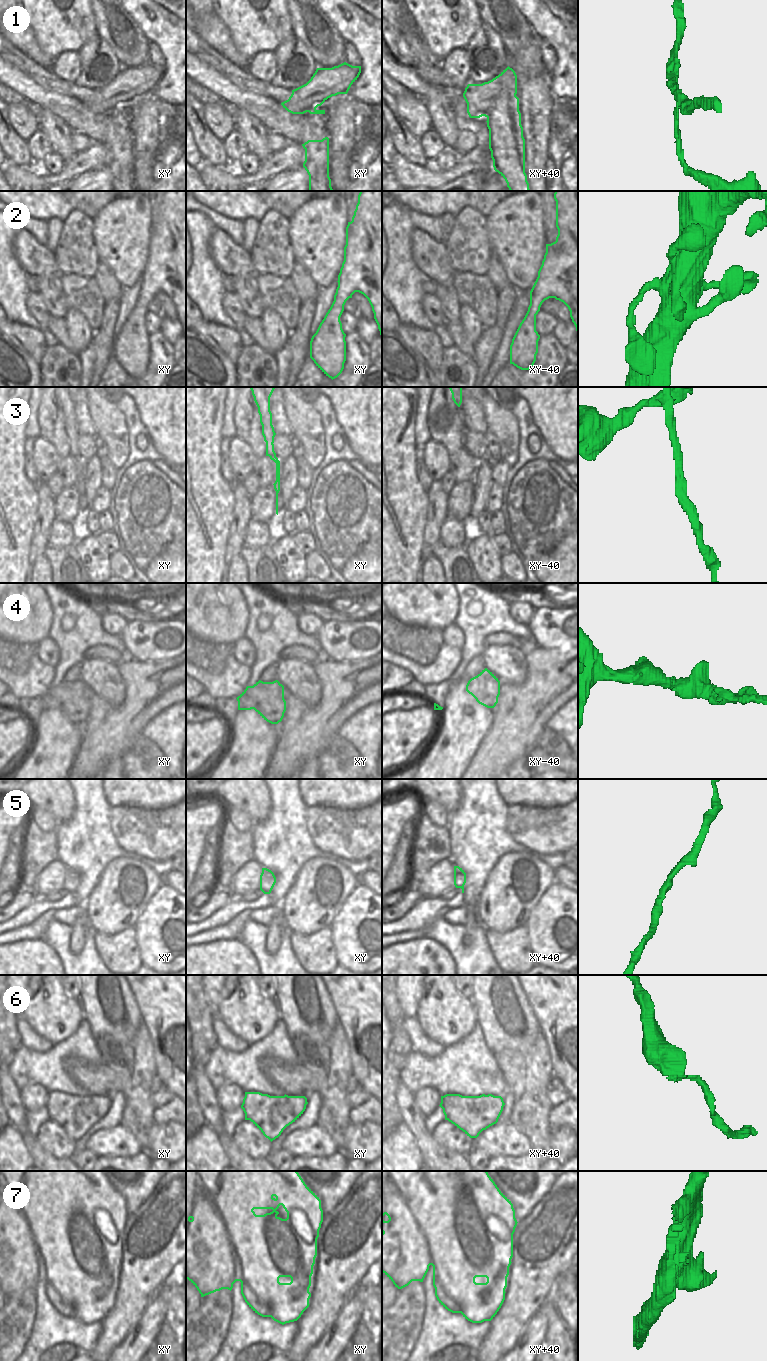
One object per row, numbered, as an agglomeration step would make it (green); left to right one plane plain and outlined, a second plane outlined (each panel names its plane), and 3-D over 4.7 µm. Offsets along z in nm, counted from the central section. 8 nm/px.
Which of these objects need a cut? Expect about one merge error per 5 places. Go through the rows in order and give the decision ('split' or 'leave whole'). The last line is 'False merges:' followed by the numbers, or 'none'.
1: split
2: leave whole
3: leave whole
4: split
5: leave whole
6: split
7: leave whole
False merges: 1, 4, 6

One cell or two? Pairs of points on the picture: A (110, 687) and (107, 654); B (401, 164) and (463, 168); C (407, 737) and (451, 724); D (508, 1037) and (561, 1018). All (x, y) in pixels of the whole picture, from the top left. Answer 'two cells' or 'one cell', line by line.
A: two cells
B: one cell
C: two cells
D: two cells

